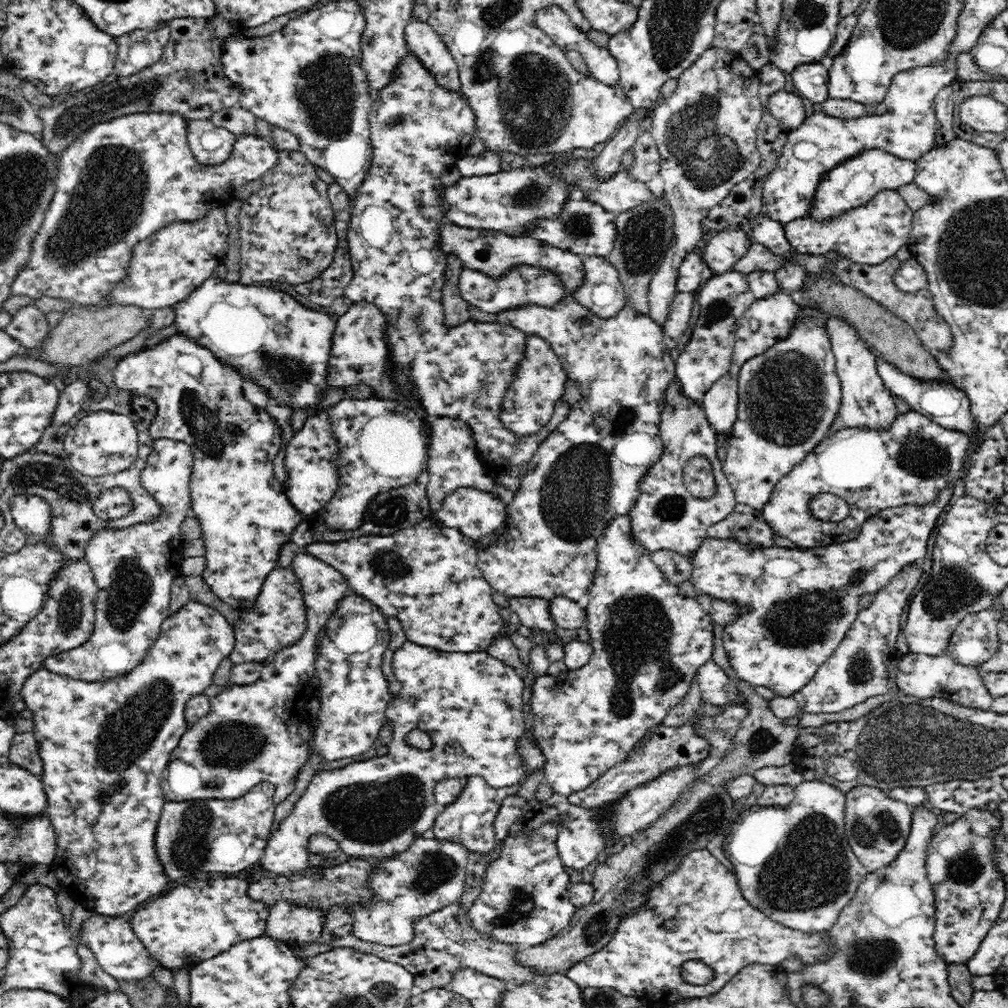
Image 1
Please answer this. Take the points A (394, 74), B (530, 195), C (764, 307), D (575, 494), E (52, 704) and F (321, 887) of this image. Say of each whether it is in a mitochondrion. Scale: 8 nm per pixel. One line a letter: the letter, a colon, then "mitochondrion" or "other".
A: other
B: mitochondrion
C: other
D: mitochondrion
E: other
F: other

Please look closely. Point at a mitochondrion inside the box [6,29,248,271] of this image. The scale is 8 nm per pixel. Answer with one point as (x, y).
(73, 118)

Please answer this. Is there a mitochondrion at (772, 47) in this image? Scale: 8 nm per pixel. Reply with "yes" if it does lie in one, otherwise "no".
no

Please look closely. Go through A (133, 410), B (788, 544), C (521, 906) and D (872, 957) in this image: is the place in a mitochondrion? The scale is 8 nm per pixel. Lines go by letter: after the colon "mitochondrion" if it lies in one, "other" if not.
A: other
B: other
C: mitochondrion
D: mitochondrion

